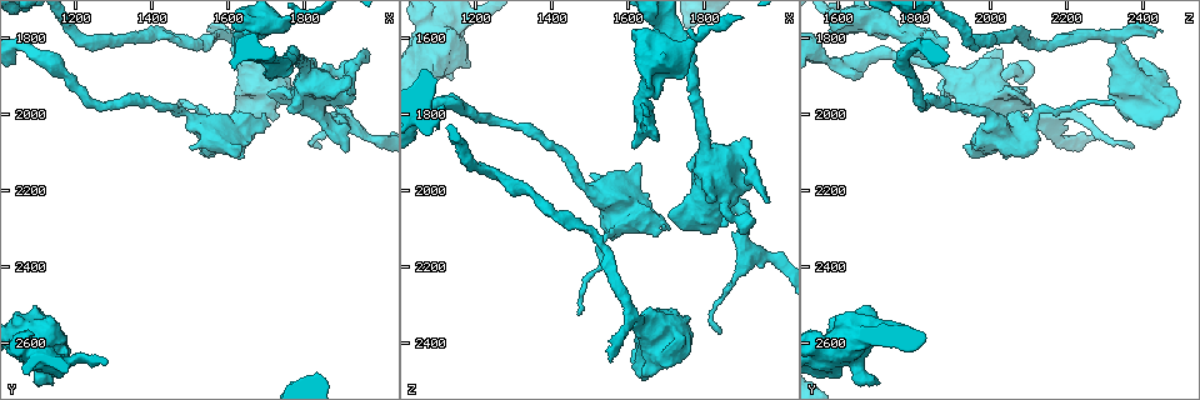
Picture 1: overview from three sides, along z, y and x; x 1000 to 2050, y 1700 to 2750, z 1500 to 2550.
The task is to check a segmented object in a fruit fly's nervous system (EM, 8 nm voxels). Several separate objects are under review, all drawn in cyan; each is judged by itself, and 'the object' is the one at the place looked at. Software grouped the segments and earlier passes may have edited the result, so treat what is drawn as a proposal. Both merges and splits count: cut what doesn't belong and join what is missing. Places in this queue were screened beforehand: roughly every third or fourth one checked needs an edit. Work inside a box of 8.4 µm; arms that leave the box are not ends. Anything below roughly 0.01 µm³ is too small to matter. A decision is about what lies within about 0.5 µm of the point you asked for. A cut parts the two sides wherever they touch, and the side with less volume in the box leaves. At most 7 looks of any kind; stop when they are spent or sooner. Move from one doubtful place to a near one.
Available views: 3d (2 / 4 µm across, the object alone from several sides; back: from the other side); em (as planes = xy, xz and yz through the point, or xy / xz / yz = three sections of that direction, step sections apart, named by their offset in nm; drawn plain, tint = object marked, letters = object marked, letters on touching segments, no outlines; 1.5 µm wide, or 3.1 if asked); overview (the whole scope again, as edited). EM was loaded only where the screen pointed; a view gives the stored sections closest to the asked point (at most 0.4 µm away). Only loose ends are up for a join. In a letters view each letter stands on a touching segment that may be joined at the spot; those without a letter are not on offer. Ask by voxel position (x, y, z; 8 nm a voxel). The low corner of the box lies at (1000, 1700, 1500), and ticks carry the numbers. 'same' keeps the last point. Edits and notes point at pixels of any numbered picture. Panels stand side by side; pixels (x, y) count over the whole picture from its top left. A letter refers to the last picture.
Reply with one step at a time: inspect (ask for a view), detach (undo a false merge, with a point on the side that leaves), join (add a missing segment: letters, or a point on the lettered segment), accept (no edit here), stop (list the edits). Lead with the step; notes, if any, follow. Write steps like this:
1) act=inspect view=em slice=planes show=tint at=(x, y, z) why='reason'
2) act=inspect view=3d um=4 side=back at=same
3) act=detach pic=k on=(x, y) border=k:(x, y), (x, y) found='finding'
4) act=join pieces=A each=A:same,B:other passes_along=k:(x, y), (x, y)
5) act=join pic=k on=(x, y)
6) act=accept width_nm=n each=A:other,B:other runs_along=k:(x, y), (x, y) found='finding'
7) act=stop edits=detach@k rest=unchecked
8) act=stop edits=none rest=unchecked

act=inspect view=em slice=xy step=8 show=letters at=(1920, 2080, 2050) why='free end'

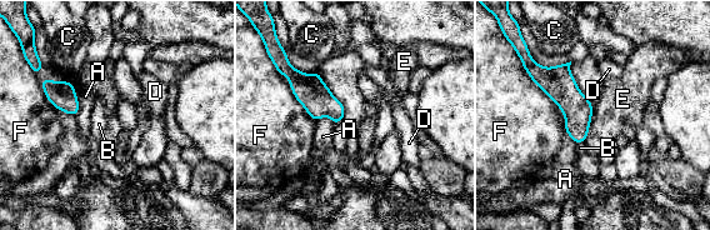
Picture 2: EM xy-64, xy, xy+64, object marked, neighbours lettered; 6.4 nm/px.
act=inspect view=em slice=planes show=letters at=same why='another direction'

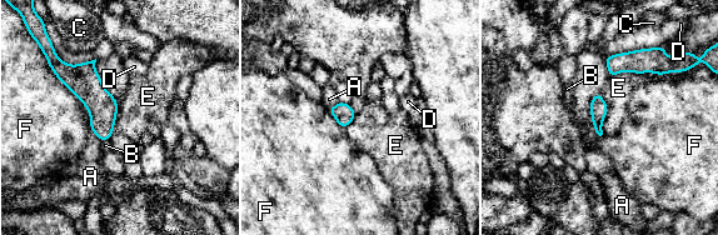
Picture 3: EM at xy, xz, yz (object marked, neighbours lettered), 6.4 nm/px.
act=accept width_nm=110 each=A:other,B:other,C:other,D:other,E:other,F:other border=3:(686, 70), (619, 71), (609, 78) found='no lettered segment goes on from it'

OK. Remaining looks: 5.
act=inspect view=3d um=2 at=(1475, 1975, 2325) why='thin end'

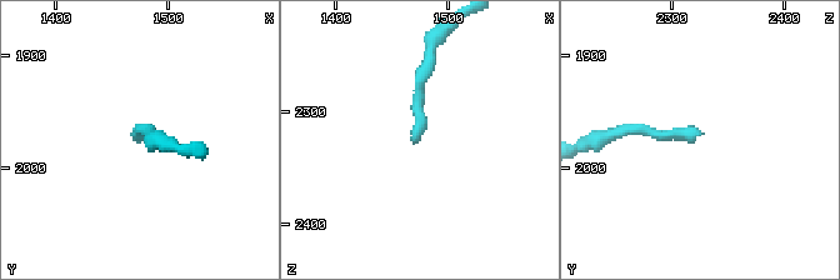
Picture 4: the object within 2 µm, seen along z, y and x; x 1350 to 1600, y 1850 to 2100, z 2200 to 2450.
act=inspect view=em slice=yz step=4 show=tint at=(1472, 1972, 2326) why='shape alone is not enough'

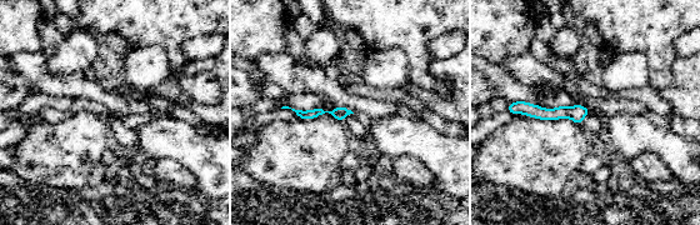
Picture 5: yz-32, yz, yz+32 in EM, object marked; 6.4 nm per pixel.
act=inspect view=em slice=planes show=letters at=same

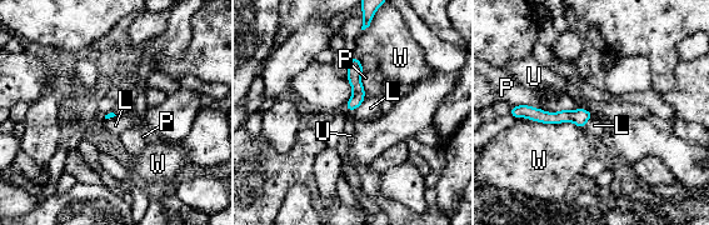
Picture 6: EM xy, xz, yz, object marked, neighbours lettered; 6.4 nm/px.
act=accept each=L:other,P:other,U:other,W:other border=6:(364, 100), (348, 111) found='no lettered segment goes on from it'

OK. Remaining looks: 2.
act=stop edits=none rest=unchecked

